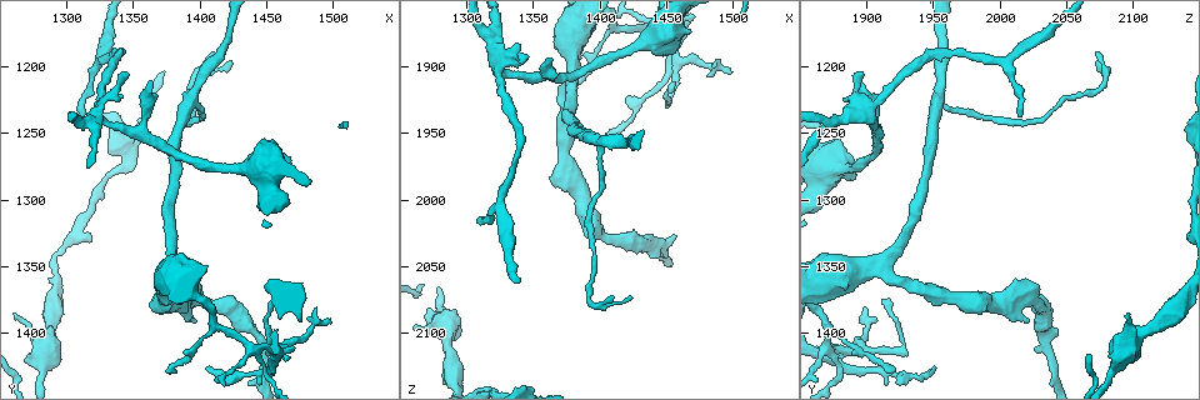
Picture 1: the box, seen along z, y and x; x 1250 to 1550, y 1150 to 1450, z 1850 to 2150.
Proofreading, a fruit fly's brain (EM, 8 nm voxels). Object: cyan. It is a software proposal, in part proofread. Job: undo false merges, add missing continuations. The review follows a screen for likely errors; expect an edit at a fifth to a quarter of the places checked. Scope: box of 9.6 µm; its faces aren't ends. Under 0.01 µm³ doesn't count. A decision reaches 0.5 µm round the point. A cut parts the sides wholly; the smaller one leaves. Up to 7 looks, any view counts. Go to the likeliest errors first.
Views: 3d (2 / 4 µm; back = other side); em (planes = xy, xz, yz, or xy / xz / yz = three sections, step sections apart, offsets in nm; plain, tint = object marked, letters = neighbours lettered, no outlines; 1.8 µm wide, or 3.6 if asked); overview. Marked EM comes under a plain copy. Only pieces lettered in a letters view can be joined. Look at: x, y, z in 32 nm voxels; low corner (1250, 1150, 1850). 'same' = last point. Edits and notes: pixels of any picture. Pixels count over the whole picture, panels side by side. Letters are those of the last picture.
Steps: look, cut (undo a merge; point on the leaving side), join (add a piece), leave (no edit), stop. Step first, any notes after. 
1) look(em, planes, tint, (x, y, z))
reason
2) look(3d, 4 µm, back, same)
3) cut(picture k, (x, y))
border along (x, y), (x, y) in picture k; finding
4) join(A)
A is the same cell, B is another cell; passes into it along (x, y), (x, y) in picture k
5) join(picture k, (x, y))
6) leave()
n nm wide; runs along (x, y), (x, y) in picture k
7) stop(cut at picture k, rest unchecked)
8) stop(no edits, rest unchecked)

look(em, 3.6 µm, planes, letters, (1442, 1414, 1874))
four or more arms meet

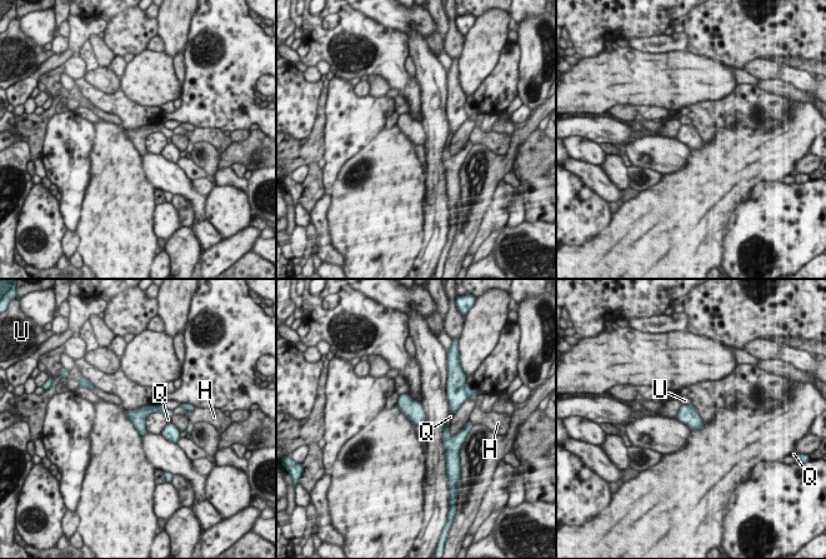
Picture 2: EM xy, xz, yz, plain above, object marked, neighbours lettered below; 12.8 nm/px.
leave()
200 nm wide; H, Q and U are other cells; border along (691, 403), (681, 405) in picture 2; all the same neuron

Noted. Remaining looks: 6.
look(3d, 2 µm, (1324, 1236, 1902))
four or more arms meet

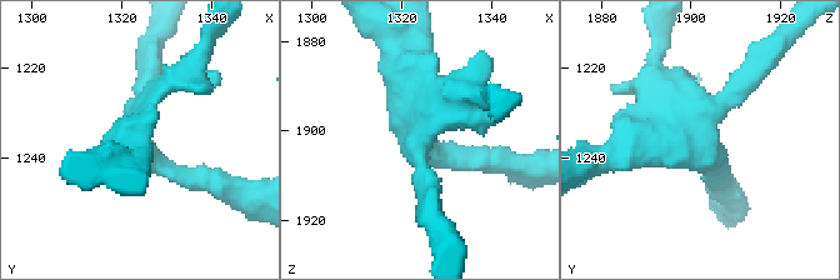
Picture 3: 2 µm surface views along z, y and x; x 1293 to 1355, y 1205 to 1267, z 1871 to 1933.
look(em, xy, step 8, letters, (1323, 1237, 1904))
4 arms; need the tissue

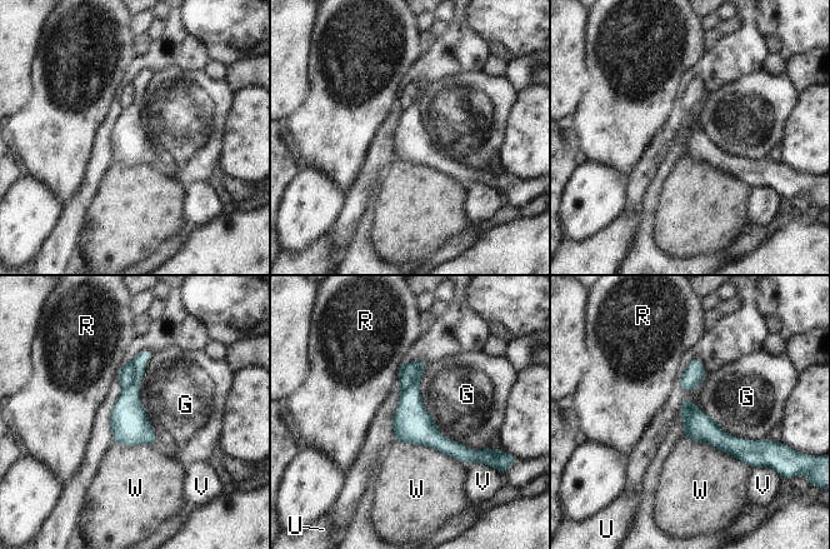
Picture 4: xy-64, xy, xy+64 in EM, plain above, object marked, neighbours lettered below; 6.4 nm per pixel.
leave()
G, R, U, V and W are other cells; border along (426, 365), (436, 429), (489, 447) in picture 4; continuous, no second neuron

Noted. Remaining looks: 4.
look(em, xz, step 8, letters, (1284, 1400, 2104))
a narrow waist

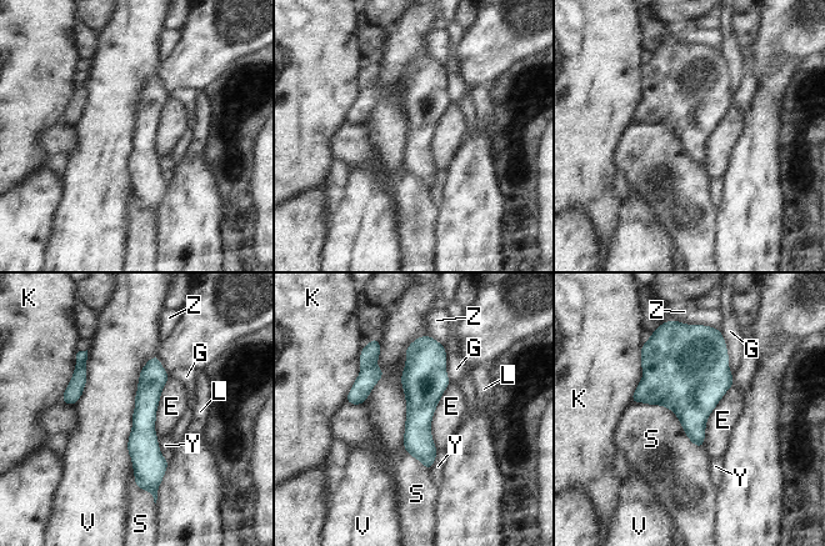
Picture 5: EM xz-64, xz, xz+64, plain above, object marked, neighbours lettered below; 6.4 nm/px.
look(em, planes, letters, same)

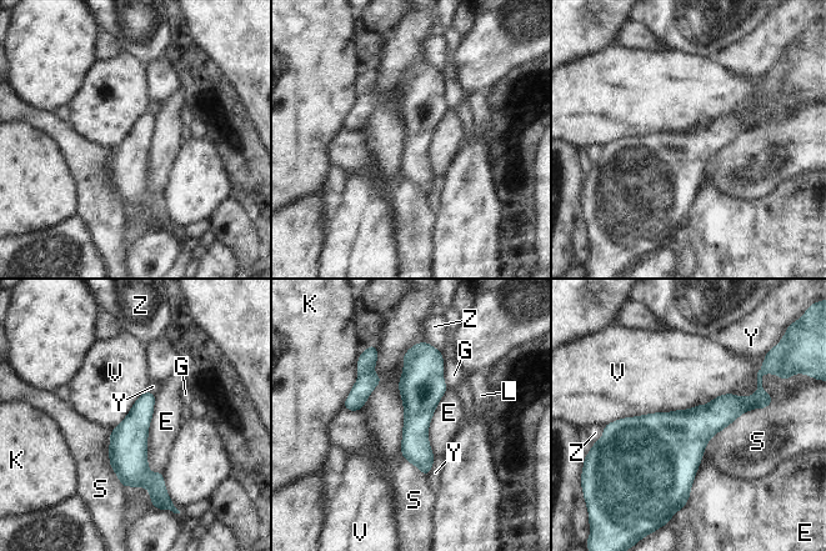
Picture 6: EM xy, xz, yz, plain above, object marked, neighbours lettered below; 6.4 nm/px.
leave()
E, G, K, L, S, V, Y and Z are other cells; border along (760, 366), (749, 396), (605, 425) in picture 6; all the same neuron

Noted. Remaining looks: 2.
stop(no edits, rest unchecked)

